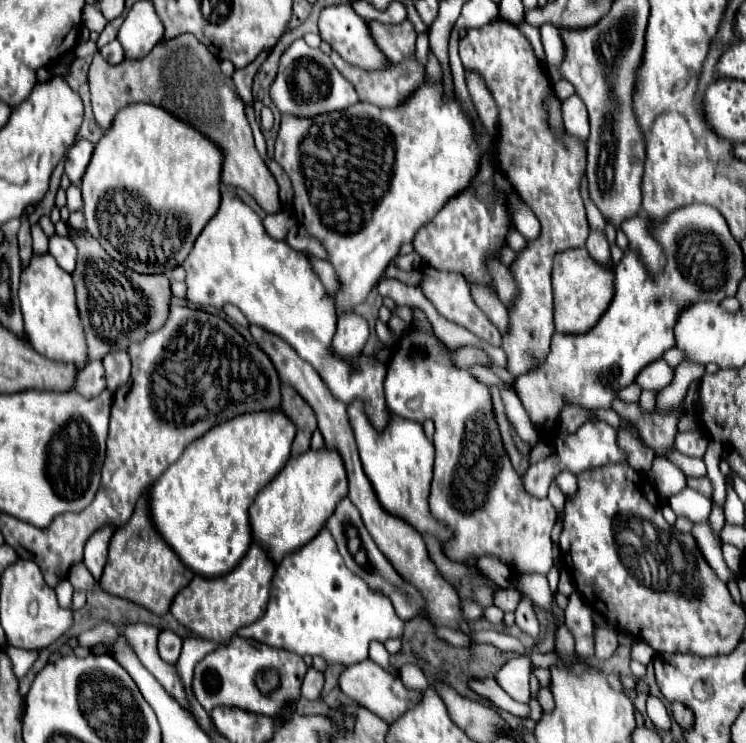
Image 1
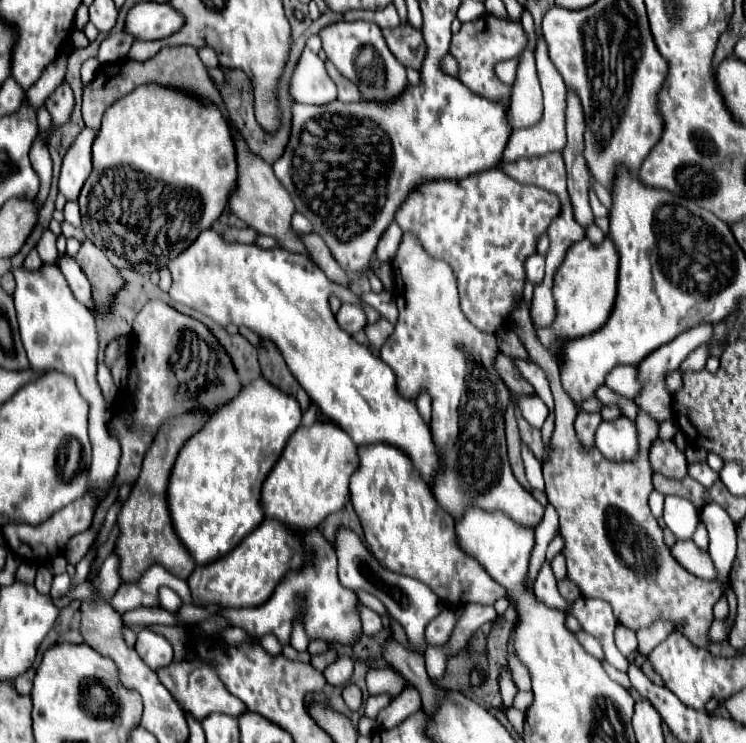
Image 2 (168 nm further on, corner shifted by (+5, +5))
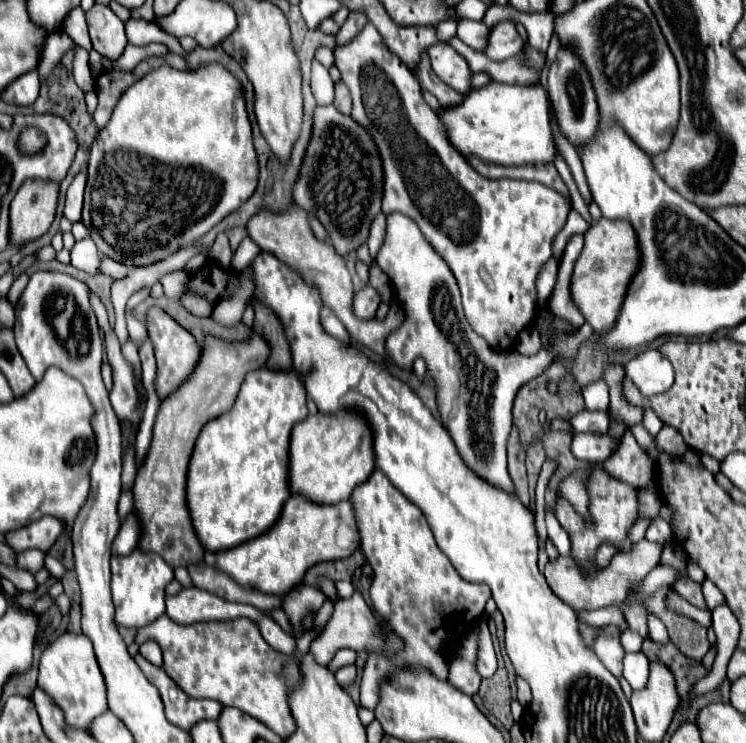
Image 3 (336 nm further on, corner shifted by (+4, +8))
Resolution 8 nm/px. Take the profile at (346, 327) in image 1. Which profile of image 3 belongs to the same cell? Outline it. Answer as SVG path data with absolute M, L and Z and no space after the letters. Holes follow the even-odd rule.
M366 286L360 292L356 292L356 296L354 296L354 314L360 320L374 318L378 304L380 304L380 294L372 286Z

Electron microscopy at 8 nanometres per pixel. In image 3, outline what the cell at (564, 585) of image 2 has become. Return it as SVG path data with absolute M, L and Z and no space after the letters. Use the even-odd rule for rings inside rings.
M645 538L634 544L630 552L619 552L612 558L612 564L598 572L584 572L570 556L558 556L556 560L546 564L544 576L548 580L548 586L554 586L554 594L562 598L566 604L570 604L576 612L582 610L598 610L606 606L614 606L624 602L626 592L630 590L632 582L640 582L646 578L646 574L658 566L662 554L660 544L652 544Z

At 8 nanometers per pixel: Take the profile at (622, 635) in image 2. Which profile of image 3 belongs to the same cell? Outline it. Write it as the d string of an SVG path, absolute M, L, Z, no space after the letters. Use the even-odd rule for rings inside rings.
M632 630L622 632L620 642L622 642L626 652L640 652L640 648L642 648L642 636L638 632L632 632Z

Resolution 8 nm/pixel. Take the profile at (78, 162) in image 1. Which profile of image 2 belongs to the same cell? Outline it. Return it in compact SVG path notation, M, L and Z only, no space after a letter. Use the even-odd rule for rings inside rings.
M85 127L77 139L73 141L73 145L69 147L69 151L63 157L63 165L61 165L61 175L59 175L59 191L67 197L67 199L77 199L79 191L85 183L85 179L91 173L91 145L95 139L95 131Z

